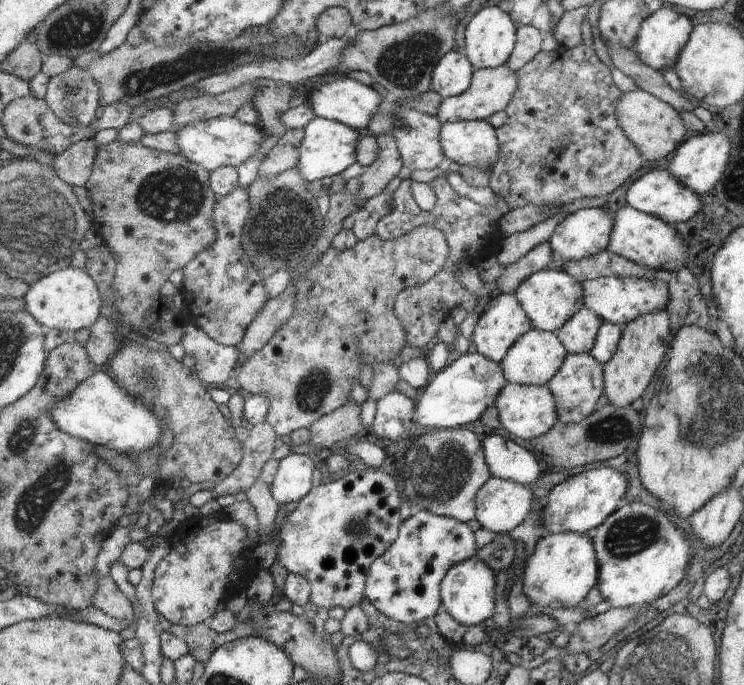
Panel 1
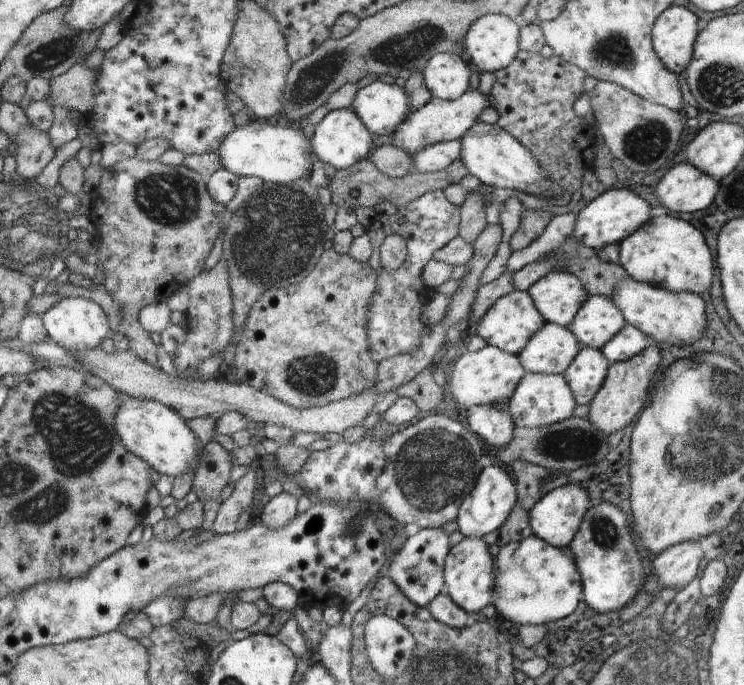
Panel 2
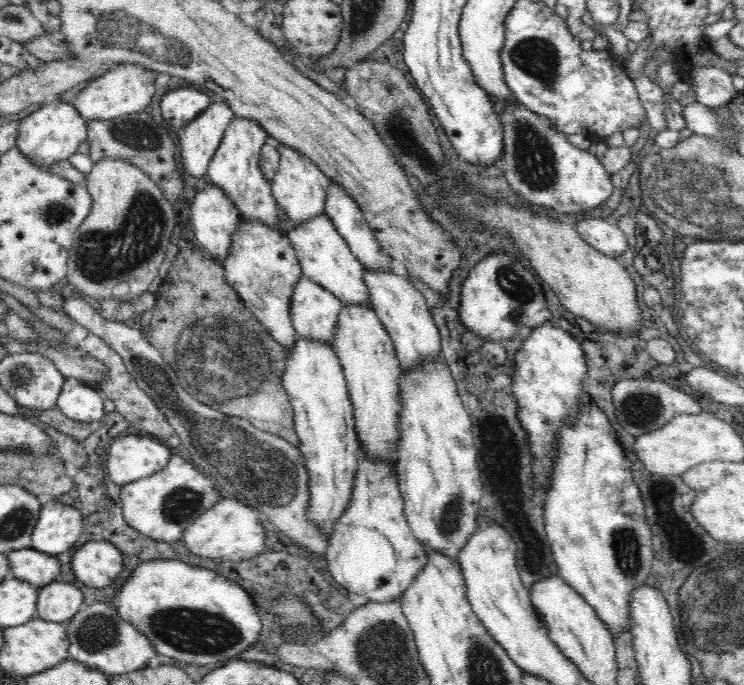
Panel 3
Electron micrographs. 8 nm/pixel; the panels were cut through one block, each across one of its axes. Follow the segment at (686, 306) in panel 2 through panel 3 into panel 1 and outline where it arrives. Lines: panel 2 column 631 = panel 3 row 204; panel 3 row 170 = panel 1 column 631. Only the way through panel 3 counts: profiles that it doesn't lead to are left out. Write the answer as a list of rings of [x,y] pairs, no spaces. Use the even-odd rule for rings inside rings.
[[[600,277],[594,280],[582,282],[584,306],[598,315],[603,322],[624,326],[639,316],[650,314],[654,311],[664,311],[669,303],[669,288],[663,281],[654,277],[653,279],[643,279],[642,277]]]

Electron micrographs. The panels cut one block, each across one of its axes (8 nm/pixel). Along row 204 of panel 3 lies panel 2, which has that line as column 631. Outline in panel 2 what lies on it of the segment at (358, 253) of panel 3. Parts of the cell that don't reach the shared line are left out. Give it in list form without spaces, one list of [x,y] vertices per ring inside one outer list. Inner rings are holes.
[[[626,323],[624,328],[613,336],[600,350],[609,364],[630,360],[640,354],[648,345],[654,344],[652,338],[640,332],[635,326]]]

